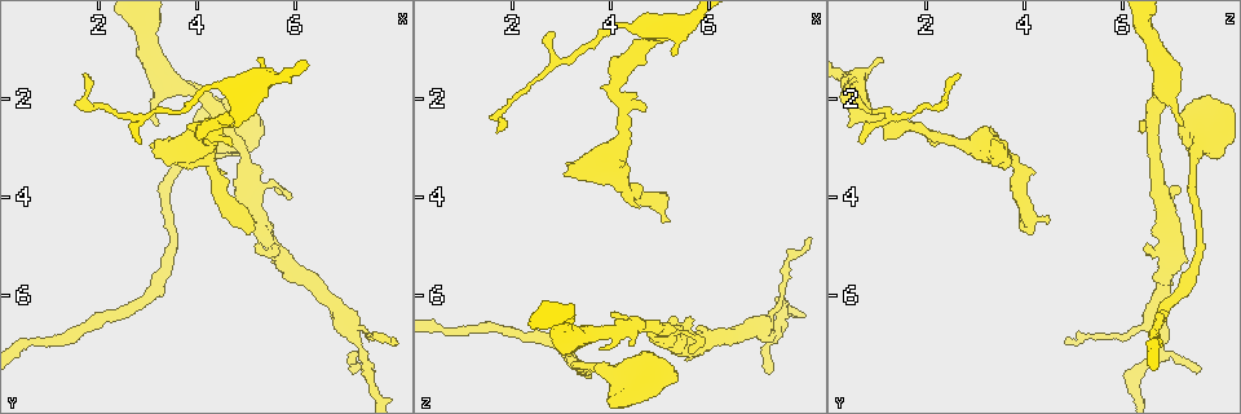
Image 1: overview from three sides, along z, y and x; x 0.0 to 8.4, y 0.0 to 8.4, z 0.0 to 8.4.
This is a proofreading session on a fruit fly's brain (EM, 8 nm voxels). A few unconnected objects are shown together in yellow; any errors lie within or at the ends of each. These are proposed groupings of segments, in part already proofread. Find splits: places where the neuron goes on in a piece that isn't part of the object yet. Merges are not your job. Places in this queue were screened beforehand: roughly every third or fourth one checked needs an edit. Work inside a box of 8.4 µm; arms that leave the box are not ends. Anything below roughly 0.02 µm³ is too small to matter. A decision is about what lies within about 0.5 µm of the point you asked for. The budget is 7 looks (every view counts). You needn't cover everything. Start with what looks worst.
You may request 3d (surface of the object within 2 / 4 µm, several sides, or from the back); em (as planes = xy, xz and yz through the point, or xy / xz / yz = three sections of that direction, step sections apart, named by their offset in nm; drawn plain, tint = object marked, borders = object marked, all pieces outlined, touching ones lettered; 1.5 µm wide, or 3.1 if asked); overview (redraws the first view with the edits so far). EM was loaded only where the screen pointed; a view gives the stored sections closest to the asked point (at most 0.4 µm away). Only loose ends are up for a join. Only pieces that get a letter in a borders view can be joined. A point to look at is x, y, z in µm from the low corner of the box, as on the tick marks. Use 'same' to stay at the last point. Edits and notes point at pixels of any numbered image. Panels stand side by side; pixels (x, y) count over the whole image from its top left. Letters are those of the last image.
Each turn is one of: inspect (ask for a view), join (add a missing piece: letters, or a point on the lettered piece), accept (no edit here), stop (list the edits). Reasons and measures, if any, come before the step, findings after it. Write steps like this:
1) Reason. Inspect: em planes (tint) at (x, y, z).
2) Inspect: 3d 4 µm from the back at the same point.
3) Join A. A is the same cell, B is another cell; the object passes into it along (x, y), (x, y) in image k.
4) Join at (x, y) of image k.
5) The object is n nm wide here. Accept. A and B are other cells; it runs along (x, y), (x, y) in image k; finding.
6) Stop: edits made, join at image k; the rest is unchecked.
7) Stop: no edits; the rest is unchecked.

Stops while still wide. Inspect: em planes (borders) at (3.05, 2.95, 3.55).

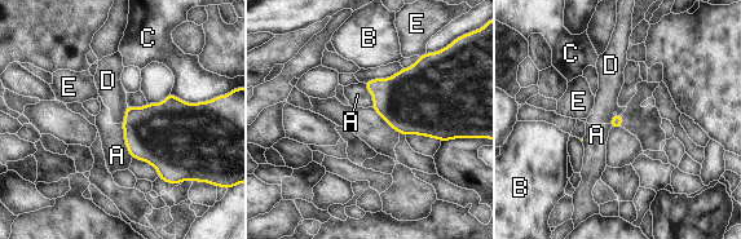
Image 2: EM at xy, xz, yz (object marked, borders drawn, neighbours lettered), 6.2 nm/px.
Accept. A, B, C, D and E are other cells; no lettered piece goes on from it.

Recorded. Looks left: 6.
Tapers out. Inspect: 3d 4 µm at (7.25, 7.50, 7.50).

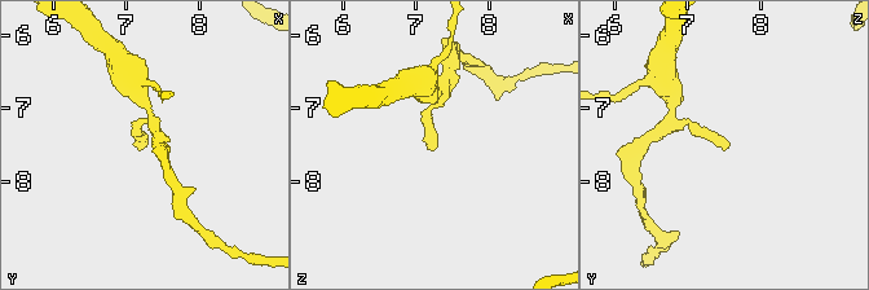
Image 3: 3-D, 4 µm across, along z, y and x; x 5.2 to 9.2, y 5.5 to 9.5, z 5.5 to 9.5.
Inspect: em planes (borders) at (7.25, 7.55, 7.55).

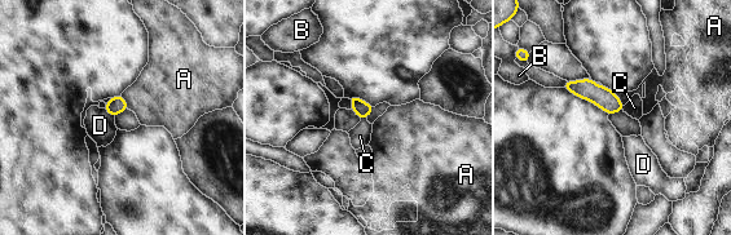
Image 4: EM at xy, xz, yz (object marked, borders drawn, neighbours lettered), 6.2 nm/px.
The object is 100 nm wide here. Accept. A, B, C and D are other cells; a border runs along (120, 94), (128, 109) in image 4; none of them fits.

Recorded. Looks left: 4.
Inspect: 3d 4 µm at (4.70, 2.95, 2.15).

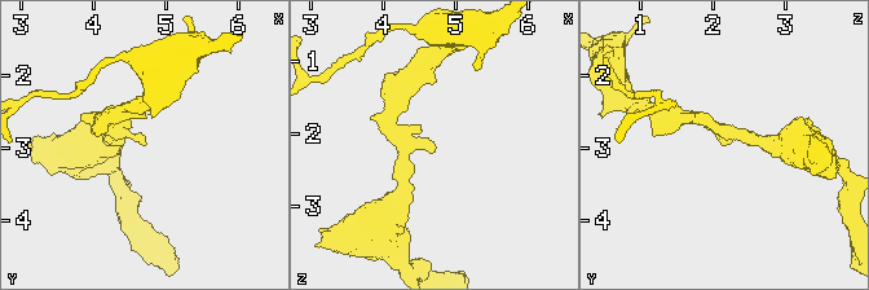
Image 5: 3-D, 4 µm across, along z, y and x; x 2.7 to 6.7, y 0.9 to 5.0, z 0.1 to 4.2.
The arms are 200, 220 nm wide. Inspect: em xy step 4 (borders) at (4.70, 2.95, 2.15).

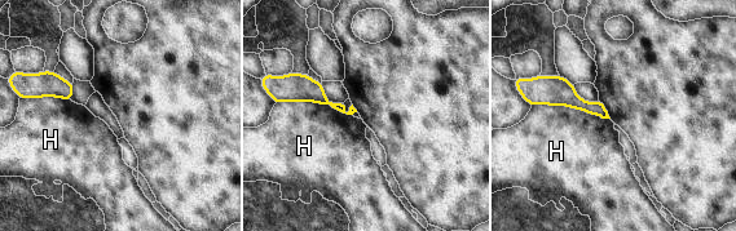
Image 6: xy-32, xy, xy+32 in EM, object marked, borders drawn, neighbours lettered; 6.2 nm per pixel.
Another direction. Inspect: em planes (borders) at the same point.

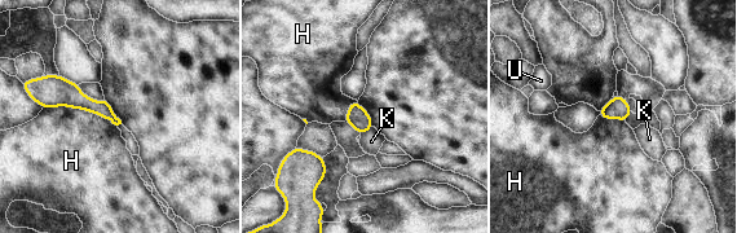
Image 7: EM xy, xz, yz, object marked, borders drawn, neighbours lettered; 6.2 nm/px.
Accept. H, K and U are other cells; a border runs along (43, 106), (80, 108), (117, 126) in image 7; none of them fits.

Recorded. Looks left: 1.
Stop: no edits; the rest is unchecked.

